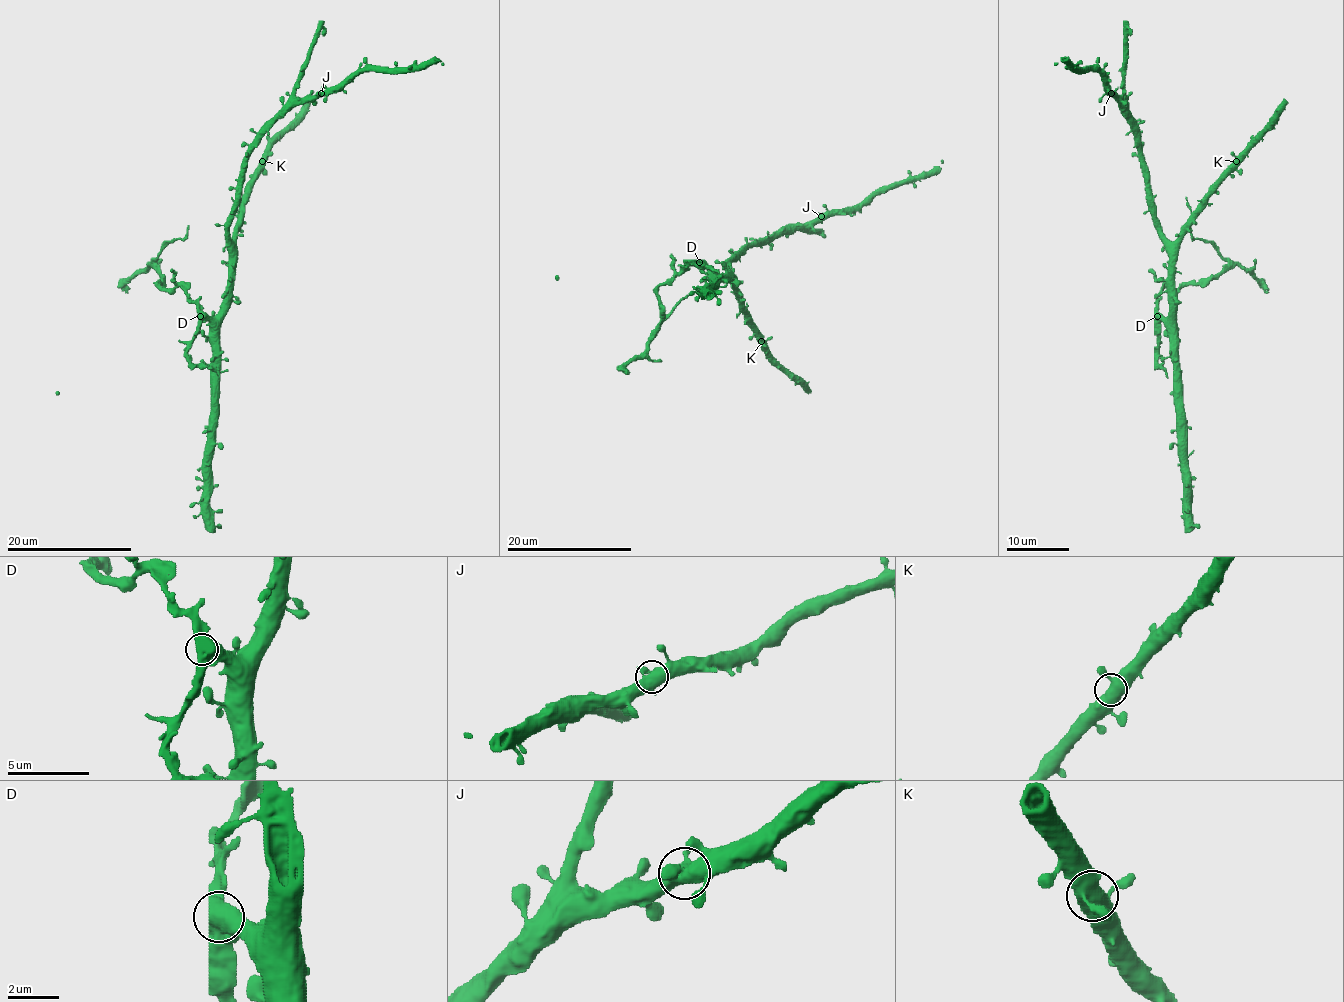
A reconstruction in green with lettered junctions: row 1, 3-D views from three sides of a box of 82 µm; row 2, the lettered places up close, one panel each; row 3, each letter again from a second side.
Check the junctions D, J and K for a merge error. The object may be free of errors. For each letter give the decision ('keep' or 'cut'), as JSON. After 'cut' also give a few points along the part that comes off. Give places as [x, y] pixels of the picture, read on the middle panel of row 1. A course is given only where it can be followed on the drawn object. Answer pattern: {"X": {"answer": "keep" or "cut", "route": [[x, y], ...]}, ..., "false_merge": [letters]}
{"D": {"answer": "cut", "route": [[699, 262], [690, 262], [658, 287], [660, 318], [655, 333], [655, 329], [688, 294]]}, "J": {"answer": "keep"}, "K": {"answer": "keep"}, "false_merge": ["D"]}

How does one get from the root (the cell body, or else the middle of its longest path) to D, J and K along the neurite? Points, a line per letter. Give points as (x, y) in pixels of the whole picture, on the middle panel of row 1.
D: (732, 262), (729, 276), (716, 277), (699, 262)
J: (732, 262), (746, 248), (758, 246), (780, 232), (815, 223), (821, 216)
K: (732, 262), (729, 265), (730, 280), (738, 291), (741, 309), (761, 341)

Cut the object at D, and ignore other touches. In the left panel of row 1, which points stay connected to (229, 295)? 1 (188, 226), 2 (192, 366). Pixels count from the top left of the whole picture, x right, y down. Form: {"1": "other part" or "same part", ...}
{"1": "other part", "2": "other part"}

